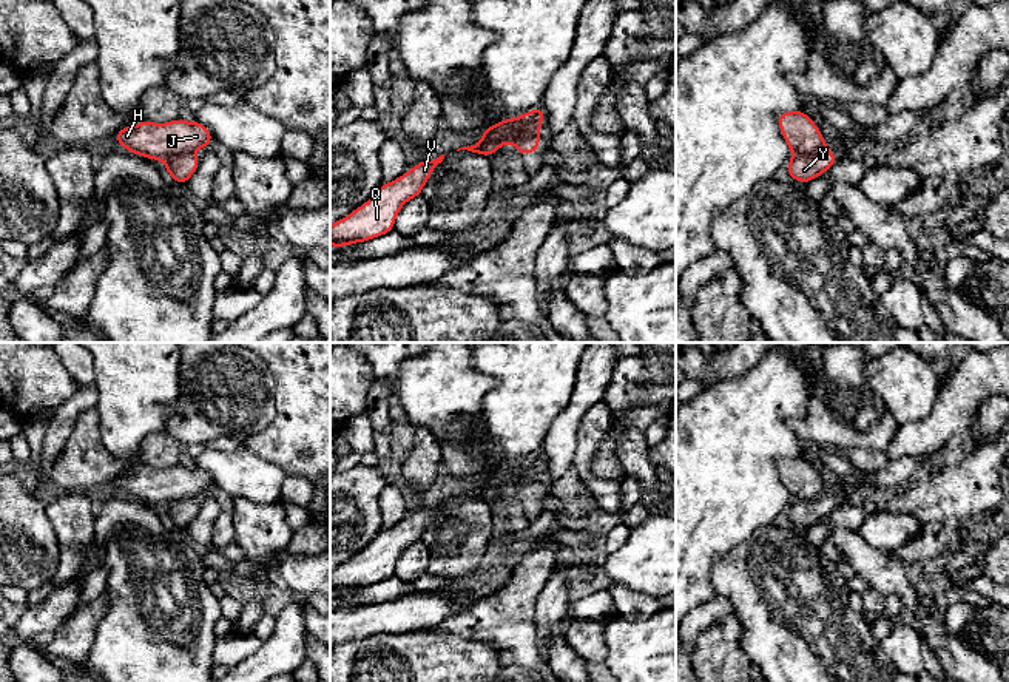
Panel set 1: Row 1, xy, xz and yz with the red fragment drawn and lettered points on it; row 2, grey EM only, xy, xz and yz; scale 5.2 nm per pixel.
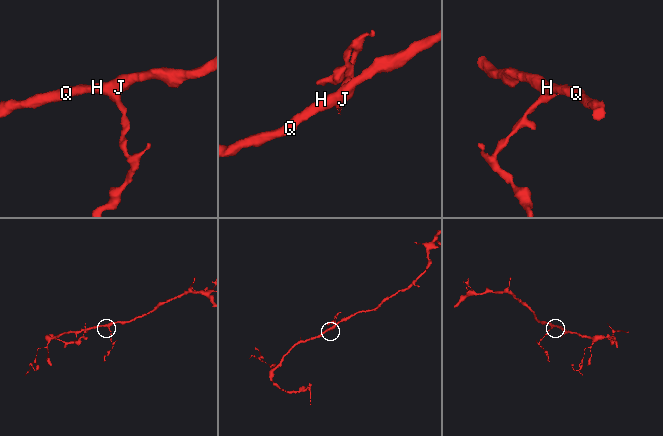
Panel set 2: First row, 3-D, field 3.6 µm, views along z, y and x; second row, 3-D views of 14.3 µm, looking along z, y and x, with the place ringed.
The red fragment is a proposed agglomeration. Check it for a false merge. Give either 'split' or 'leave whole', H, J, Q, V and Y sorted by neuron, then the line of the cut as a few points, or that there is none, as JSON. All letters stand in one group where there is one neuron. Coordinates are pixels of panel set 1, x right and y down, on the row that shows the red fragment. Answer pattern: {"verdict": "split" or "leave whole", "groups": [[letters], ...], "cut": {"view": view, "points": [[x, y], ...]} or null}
{"verdict": "split", "groups": [["H", "J", "Q", "V"], ["Y"]], "cut": {"view": "xz", "points": [[540, 121], [523, 116], [520, 138], [514, 144]]}}

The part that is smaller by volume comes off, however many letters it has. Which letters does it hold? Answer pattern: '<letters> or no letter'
Y

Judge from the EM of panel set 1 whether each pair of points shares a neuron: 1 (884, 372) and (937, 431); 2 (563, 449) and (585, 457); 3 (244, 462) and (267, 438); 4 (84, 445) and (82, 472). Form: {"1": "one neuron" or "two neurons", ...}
{"1": "two neurons", "2": "two neurons", "3": "two neurons", "4": "one neuron"}

